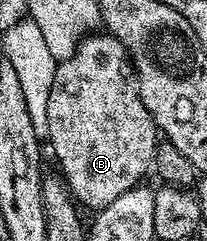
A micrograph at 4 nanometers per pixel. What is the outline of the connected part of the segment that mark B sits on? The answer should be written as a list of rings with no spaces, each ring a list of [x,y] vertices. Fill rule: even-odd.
[[[89,33],[81,38],[70,57],[57,65],[54,84],[50,84],[46,142],[52,145],[56,162],[64,169],[62,177],[73,199],[81,207],[89,206],[92,212],[106,208],[128,189],[141,185],[140,177],[154,166],[153,158],[124,158],[126,150],[130,152],[140,136],[158,136],[158,127],[154,119],[146,118],[146,112],[140,108],[142,104],[128,98],[128,92],[122,92],[122,96],[114,92],[122,86],[118,72],[122,54],[129,54],[128,50],[114,35]],[[106,112],[112,120],[102,118]]]

